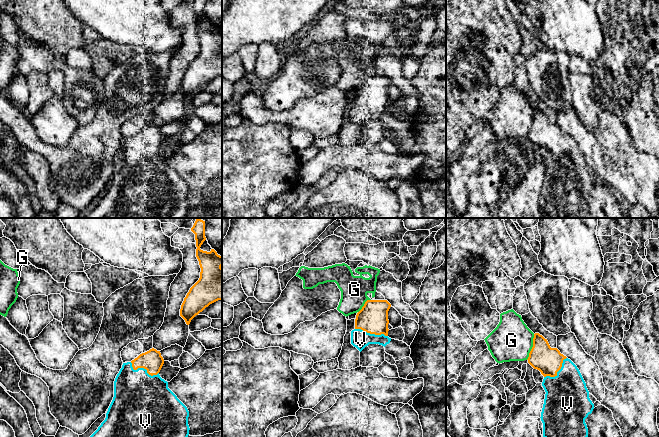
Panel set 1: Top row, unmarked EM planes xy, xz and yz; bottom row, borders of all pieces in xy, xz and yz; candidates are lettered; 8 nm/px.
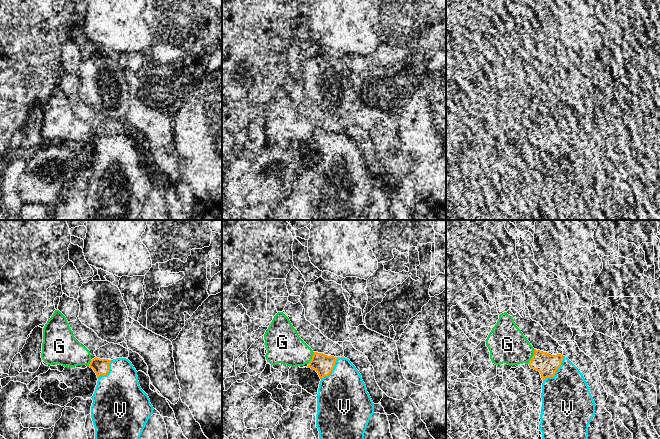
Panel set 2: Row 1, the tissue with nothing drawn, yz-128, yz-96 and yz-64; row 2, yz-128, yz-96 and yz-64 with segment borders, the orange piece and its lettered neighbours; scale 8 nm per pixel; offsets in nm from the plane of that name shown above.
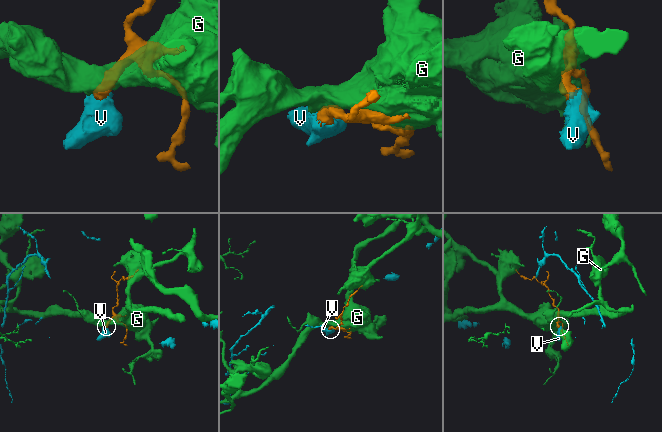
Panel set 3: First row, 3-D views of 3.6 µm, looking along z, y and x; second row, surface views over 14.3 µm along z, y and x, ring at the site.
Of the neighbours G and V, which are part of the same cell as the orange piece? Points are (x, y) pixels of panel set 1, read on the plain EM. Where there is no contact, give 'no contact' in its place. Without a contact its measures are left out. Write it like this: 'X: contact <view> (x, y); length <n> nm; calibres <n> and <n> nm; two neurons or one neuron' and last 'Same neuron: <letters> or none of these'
G: contact yz (532, 123); length 220 nm; calibres 220 and 320 nm; two neurons
V: contact xy (143, 143); length 240 nm; calibres 170 and 400 nm; one neuron
Same neuron: V

